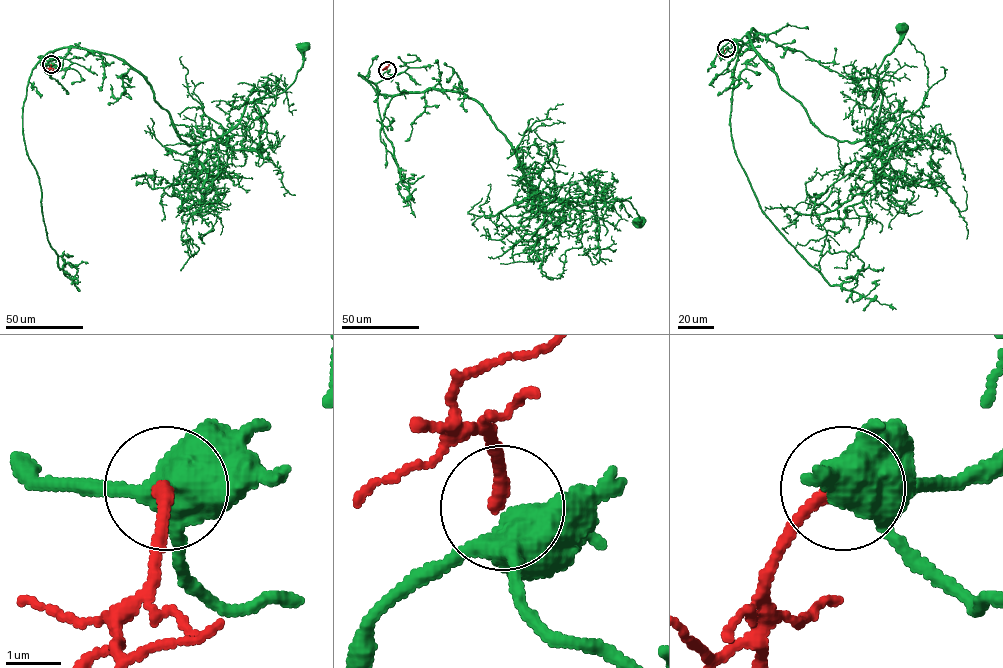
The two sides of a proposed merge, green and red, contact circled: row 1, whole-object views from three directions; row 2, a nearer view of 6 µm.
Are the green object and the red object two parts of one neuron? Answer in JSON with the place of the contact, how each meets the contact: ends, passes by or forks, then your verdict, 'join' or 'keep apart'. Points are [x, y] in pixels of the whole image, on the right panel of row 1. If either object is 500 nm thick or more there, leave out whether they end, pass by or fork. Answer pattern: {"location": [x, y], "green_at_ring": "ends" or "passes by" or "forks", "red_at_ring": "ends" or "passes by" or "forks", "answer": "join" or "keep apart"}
{"location": [726, 48], "green_at_ring": "forks", "red_at_ring": "ends", "answer": "keep apart"}

